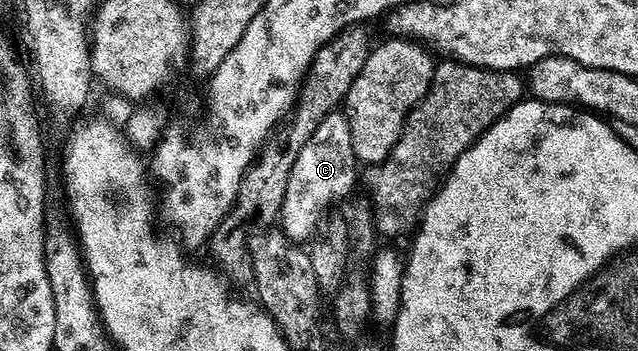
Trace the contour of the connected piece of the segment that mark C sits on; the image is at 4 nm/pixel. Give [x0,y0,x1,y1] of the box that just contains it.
[280,110,358,241]

